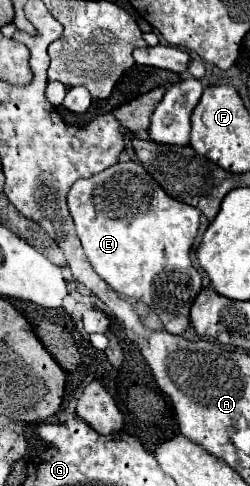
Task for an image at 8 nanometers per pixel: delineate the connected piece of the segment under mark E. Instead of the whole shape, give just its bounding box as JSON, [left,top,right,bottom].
[68,162,202,336]

